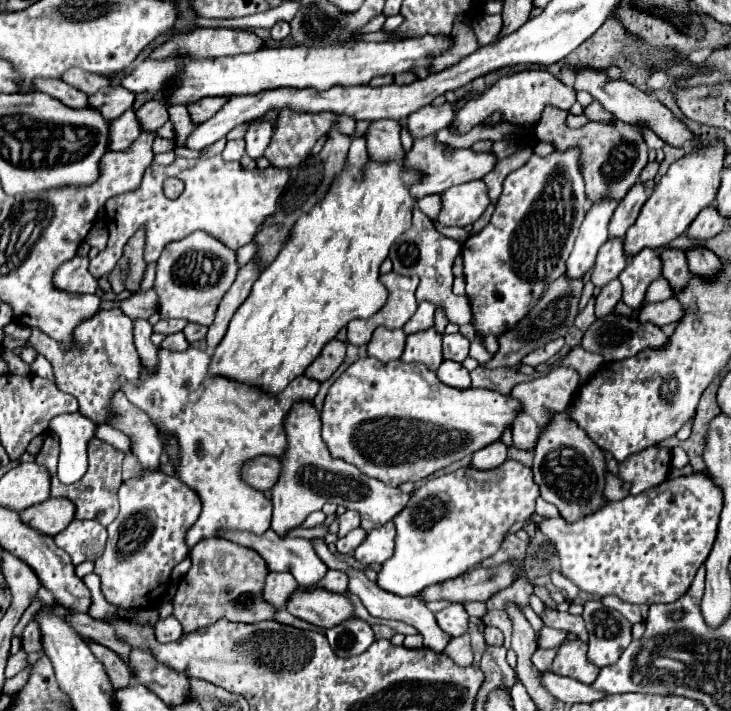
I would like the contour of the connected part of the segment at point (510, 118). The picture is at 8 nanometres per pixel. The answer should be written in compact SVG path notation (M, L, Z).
M522 70L522 72L516 72L512 76L502 76L482 96L474 98L464 108L460 108L452 128L454 128L454 134L458 134L458 136L466 134L476 124L482 124L496 110L502 112L502 120L506 120L506 122L534 126L540 120L540 114L542 114L546 104L552 104L552 106L562 108L562 110L568 110L568 108L572 108L574 102L576 102L576 90L566 86L564 82L560 82L550 72L546 72L546 70Z

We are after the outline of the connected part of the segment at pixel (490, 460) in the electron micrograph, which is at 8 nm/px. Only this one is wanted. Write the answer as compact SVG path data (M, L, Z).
M496 440L494 444L488 444L482 450L474 452L472 464L476 468L480 468L480 470L484 470L484 468L496 468L496 466L500 466L506 460L506 452L508 452L506 444L502 440Z

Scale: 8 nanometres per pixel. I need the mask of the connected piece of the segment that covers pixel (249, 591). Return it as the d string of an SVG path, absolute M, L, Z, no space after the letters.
M210 538L192 548L190 560L192 566L178 584L178 590L172 598L174 616L182 624L184 634L210 626L218 618L246 624L274 618L276 608L260 600L260 592L264 590L264 580L268 576L268 566L258 552L252 552L252 548L244 548L240 544L232 544L224 538Z

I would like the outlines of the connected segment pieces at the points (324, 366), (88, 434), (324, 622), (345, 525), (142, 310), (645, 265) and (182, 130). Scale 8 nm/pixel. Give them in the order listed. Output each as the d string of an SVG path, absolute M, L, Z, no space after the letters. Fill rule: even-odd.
M334 338L324 346L324 352L320 352L320 356L308 366L308 372L304 372L304 374L308 378L324 382L342 364L344 356L346 356L346 342L340 342Z
M60 414L50 422L50 428L60 436L58 478L64 484L74 484L86 472L86 444L96 434L98 424L84 414Z
M298 588L298 592L292 592L292 600L288 600L286 610L292 616L302 618L320 628L330 628L354 616L352 604L346 600L346 596L322 588Z
M346 510L344 514L338 514L336 518L338 518L338 522L340 522L340 538L342 538L342 536L346 536L352 528L360 526L360 516L358 516L358 512Z
M153 288L150 290L135 294L126 300L102 301L100 310L109 310L110 308L120 308L132 321L136 318L148 319L157 311L158 296Z
M644 248L636 256L630 256L624 272L620 274L620 282L624 286L622 300L630 308L640 308L648 284L656 280L660 274L662 274L662 262L656 250Z
M174 104L170 108L170 122L174 124L174 130L176 130L176 138L174 142L178 146L184 144L184 140L192 134L192 128L200 126L200 124L192 124L190 116L188 116L188 106L186 104Z

